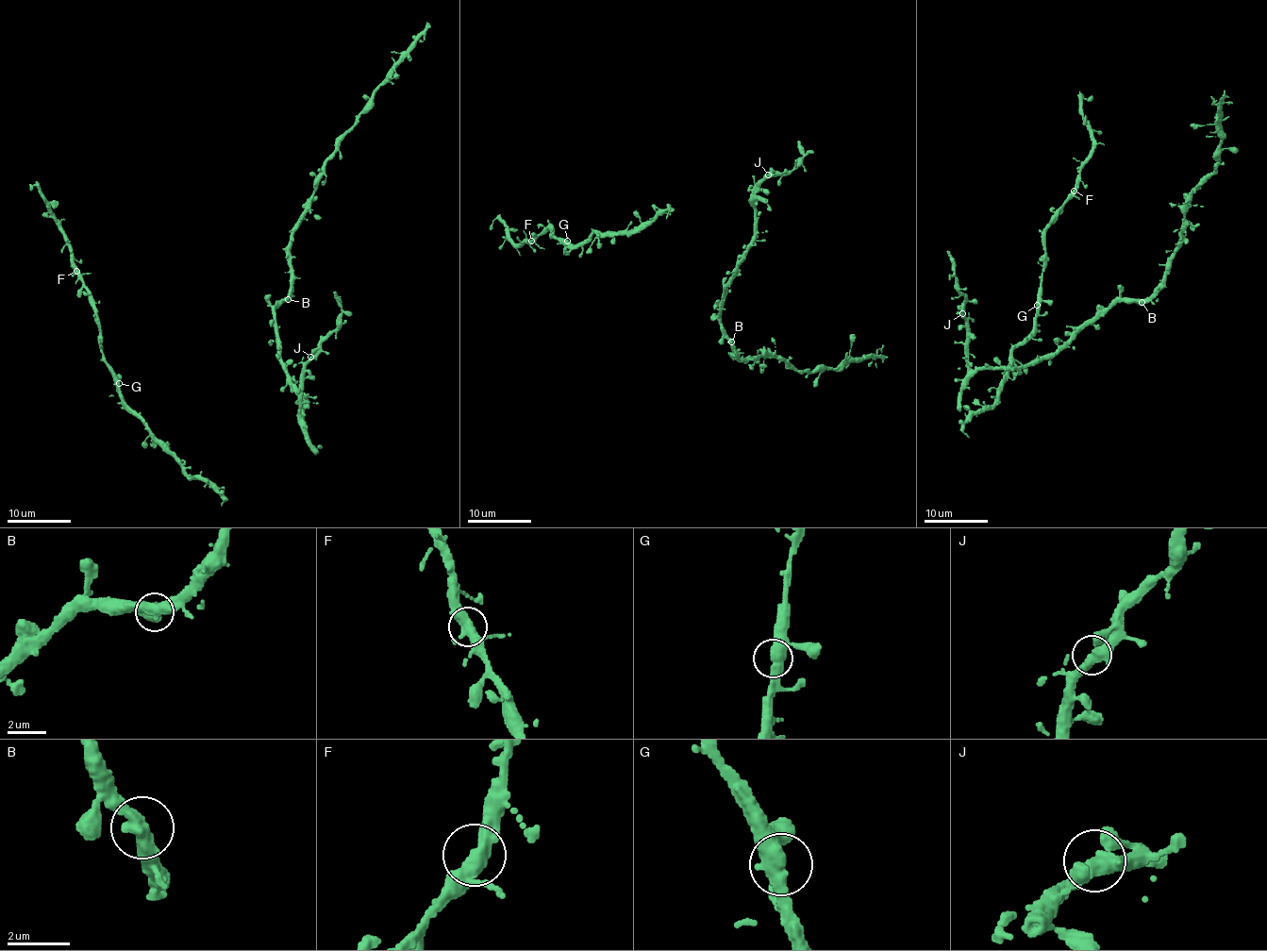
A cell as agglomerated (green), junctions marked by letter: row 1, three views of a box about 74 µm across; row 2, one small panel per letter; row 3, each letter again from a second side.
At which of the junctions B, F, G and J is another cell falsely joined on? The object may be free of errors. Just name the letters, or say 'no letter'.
no letter

